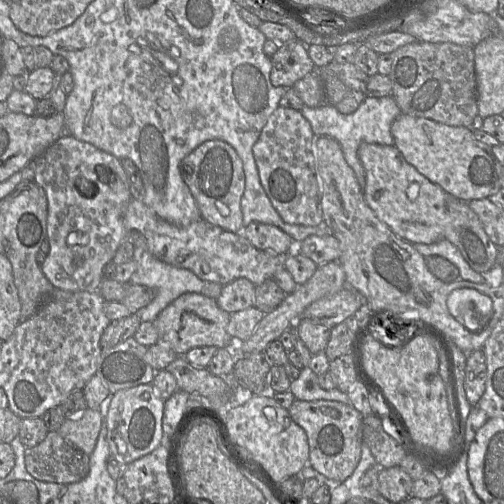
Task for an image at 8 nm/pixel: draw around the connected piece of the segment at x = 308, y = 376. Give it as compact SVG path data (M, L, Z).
M303 367L297 379L290 383L291 391L297 400L317 401L332 400L347 405L351 405L347 393L335 388L333 390L322 389L317 380L317 376L309 367Z

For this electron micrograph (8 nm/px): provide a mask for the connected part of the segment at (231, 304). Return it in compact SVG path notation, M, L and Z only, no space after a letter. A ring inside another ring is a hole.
M246 278L236 279L223 285L221 294L216 299L217 304L229 314L252 307L255 303L255 287L256 285Z

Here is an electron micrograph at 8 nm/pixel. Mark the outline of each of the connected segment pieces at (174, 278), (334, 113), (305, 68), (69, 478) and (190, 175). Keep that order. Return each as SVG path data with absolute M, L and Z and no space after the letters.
M134 247L133 260L135 260L137 268L129 283L148 286L156 289L157 292L156 297L150 304L134 313L142 322L154 321L158 314L176 298L189 292L201 293L205 286L206 282L192 271L165 263L153 256L146 248Z
M393 96L359 97L359 107L352 114L342 114L335 106L328 103L319 107L304 105L300 112L309 121L315 136L329 136L340 144L344 158L354 171L360 189L364 192L366 186L365 171L357 151L363 142L388 146L395 144L391 134L391 125L402 112Z
M300 40L280 45L270 58L270 81L273 86L291 88L298 80L316 69L308 55L307 45Z
M49 431L38 445L25 449L25 466L30 475L39 481L70 484L88 475L89 455L67 442L57 431Z
M223 140L203 142L182 159L179 170L203 220L229 232L243 231L240 203L245 189L245 173L240 157L230 144Z

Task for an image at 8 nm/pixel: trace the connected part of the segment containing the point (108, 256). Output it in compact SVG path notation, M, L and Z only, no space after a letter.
M62 136L32 162L34 162L34 182L42 187L45 191L48 204L47 240L50 244L50 250L46 259L40 266L43 274L55 289L61 289L70 292L94 292L99 290L100 284L102 282L102 270L104 266L112 261L120 243L126 238L123 215L129 201L132 199L132 196L130 193L127 176L121 165L121 160L105 151L96 148L88 142L80 141L73 136Z

